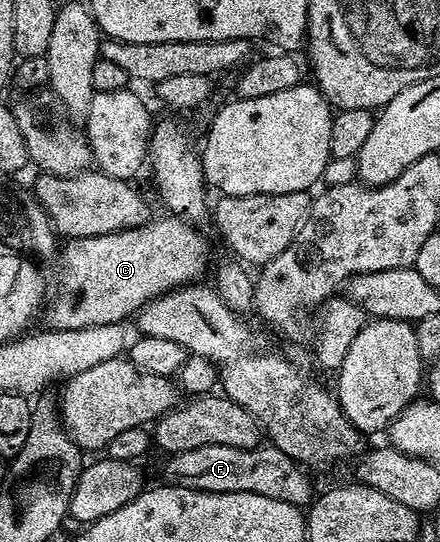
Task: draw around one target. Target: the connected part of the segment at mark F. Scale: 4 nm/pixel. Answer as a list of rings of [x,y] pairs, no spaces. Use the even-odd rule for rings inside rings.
[[[265,444],[251,450],[239,450],[233,446],[205,446],[170,455],[163,466],[166,483],[173,483],[180,488],[199,489],[207,493],[255,493],[267,498],[289,502],[291,505],[306,507],[314,501],[315,489],[310,476],[295,460],[284,451],[277,450],[272,444]]]

